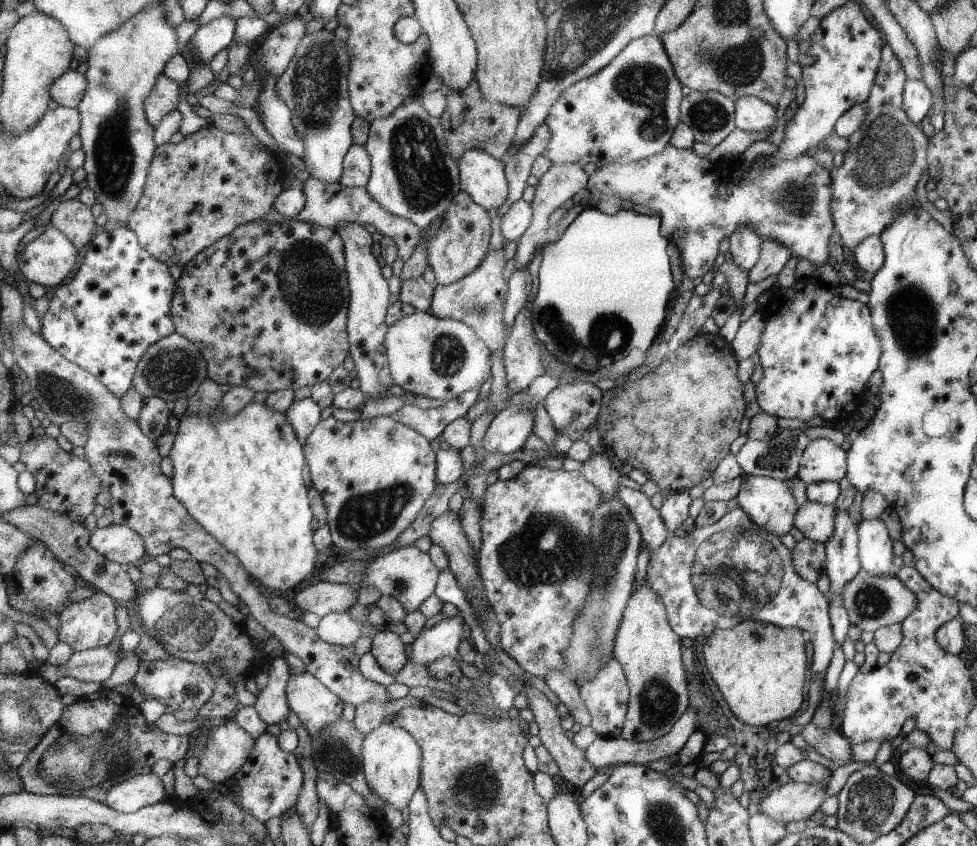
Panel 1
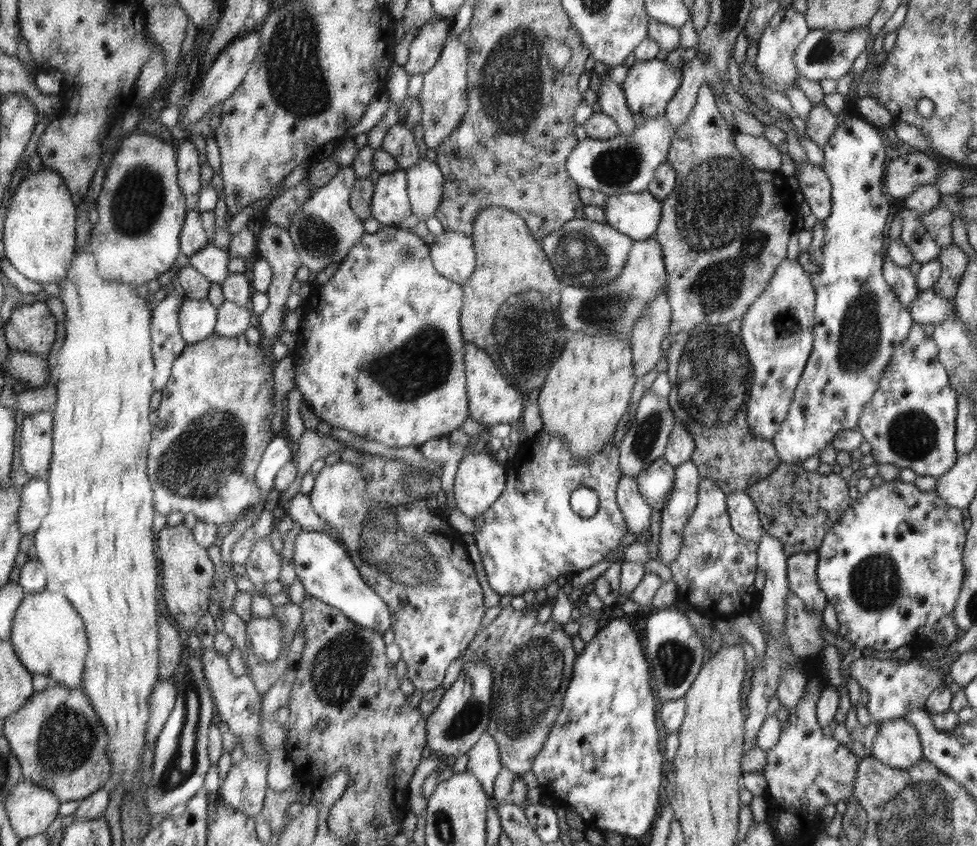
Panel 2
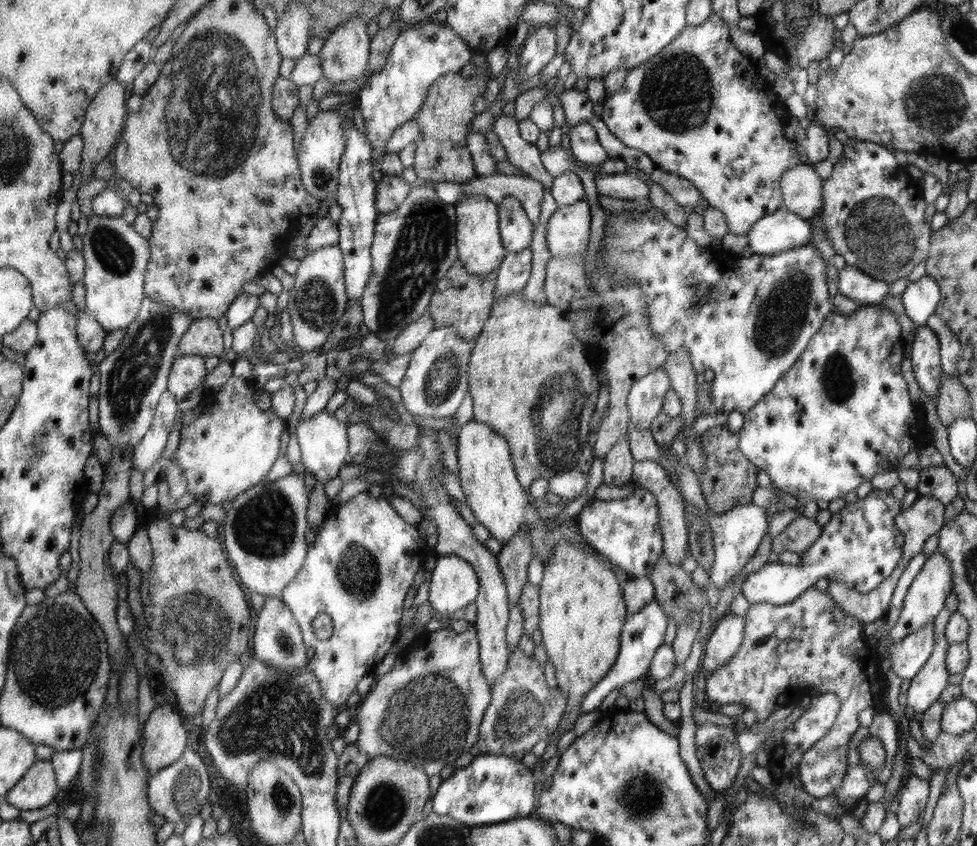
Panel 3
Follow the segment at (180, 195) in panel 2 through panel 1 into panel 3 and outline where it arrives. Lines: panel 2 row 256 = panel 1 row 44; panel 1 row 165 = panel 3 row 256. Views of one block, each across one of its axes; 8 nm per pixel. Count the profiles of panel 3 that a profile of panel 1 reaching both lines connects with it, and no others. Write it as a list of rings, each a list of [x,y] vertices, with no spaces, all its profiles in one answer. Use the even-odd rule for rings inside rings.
[[[94,214],[89,217],[88,228],[81,239],[85,259],[83,282],[86,290],[86,308],[108,332],[125,329],[133,324],[141,310],[142,301],[145,300],[145,275],[151,258],[149,240],[134,231],[133,225],[124,221],[122,217],[112,218]]]

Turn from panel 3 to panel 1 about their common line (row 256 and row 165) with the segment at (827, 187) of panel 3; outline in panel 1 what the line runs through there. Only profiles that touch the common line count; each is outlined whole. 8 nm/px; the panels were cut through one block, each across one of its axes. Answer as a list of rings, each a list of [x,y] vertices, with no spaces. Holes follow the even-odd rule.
[[[887,43],[885,49],[881,50],[880,72],[877,74],[876,85],[865,103],[866,120],[862,122],[860,129],[850,136],[849,150],[844,154],[843,165],[833,170],[834,223],[843,246],[852,251],[866,238],[880,236],[908,210],[920,208],[910,206],[910,202],[906,202],[904,208],[898,206],[900,202],[910,200],[918,178],[928,171],[929,164],[926,162],[928,138],[922,134],[922,130],[909,118],[905,110],[906,80],[901,60]]]

